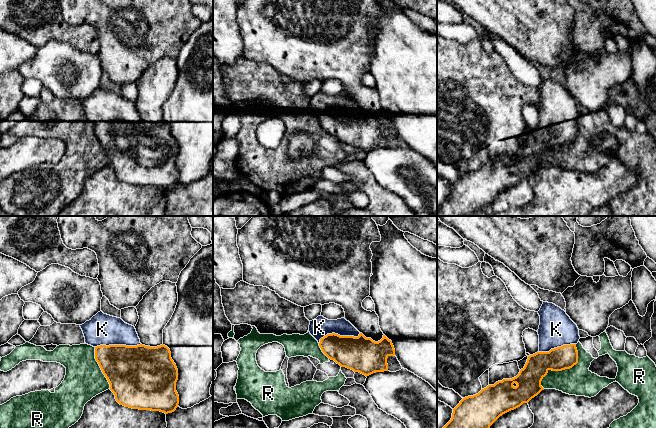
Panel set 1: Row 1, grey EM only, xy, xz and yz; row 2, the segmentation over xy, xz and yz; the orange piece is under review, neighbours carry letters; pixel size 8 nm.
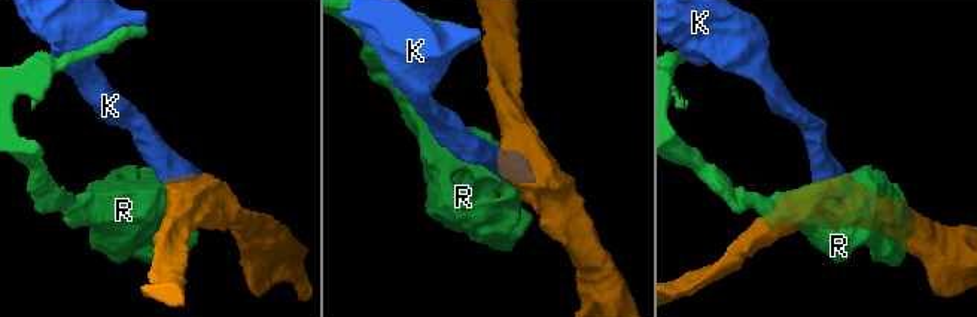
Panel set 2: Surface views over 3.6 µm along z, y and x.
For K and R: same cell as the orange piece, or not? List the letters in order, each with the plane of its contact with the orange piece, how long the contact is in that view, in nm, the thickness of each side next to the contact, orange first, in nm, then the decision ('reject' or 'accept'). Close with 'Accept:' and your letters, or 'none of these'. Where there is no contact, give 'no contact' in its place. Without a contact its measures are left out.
K: xy | 360 nm | 420/240 nm | accept
R: yz | 440 nm | 190/240 nm | reject
Accept: K

